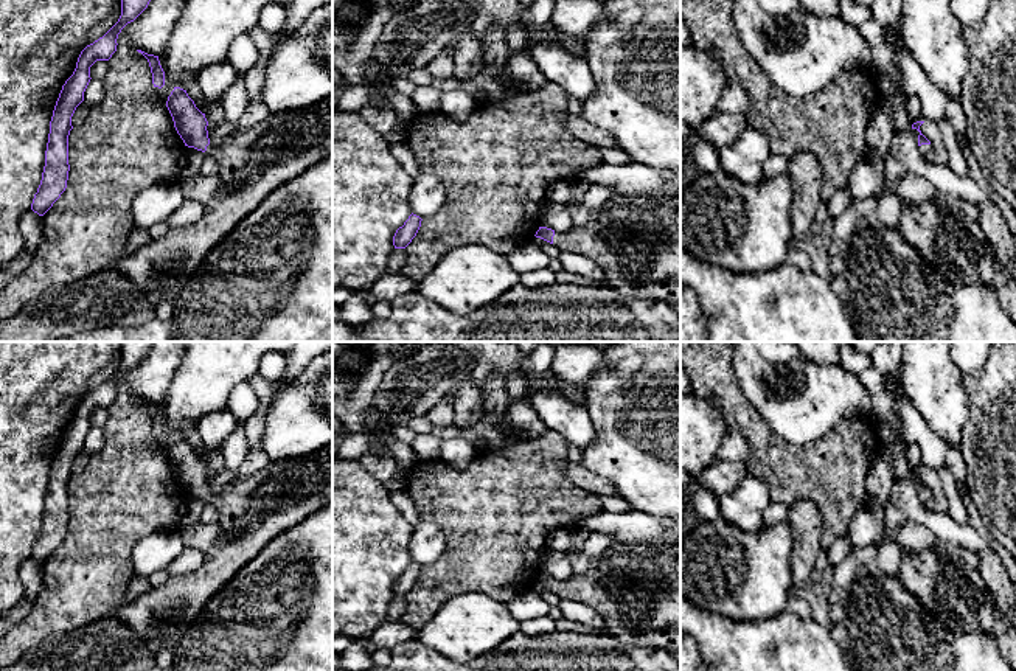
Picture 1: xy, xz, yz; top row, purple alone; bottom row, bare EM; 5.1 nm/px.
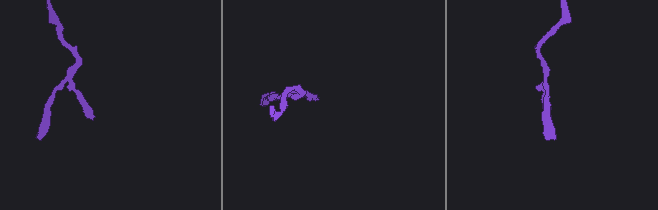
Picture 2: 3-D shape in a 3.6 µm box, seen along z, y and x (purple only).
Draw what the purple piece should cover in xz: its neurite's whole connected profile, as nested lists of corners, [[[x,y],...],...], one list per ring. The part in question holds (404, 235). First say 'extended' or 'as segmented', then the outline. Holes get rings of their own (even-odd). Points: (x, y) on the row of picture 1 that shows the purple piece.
as segmented; [[[413,213],[409,216],[404,225],[399,227],[393,236],[395,249],[405,249],[412,242],[421,227],[421,221],[423,219]]]

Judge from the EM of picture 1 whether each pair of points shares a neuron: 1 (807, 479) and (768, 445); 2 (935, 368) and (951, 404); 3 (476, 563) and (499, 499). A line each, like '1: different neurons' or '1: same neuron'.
1: same neuron
2: same neuron
3: same neuron

